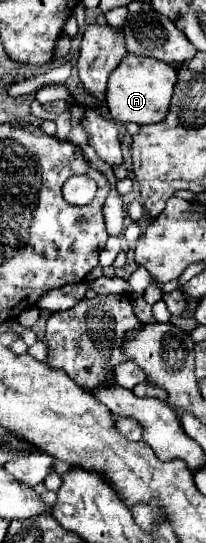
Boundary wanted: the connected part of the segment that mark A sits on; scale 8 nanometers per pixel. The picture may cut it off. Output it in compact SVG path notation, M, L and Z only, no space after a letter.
M126 54L118 68L108 78L106 88L106 108L114 120L152 124L164 120L168 114L168 104L172 98L172 88L176 84L176 70L170 64L152 60L150 56Z

